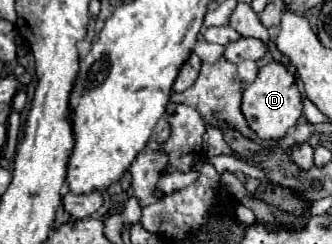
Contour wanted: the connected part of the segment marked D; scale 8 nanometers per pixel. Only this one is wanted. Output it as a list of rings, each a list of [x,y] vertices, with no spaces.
[[[270,61],[260,71],[256,81],[248,83],[242,97],[242,113],[248,119],[250,127],[262,139],[282,139],[286,131],[298,123],[302,117],[302,95],[294,75],[288,71],[284,63]]]

